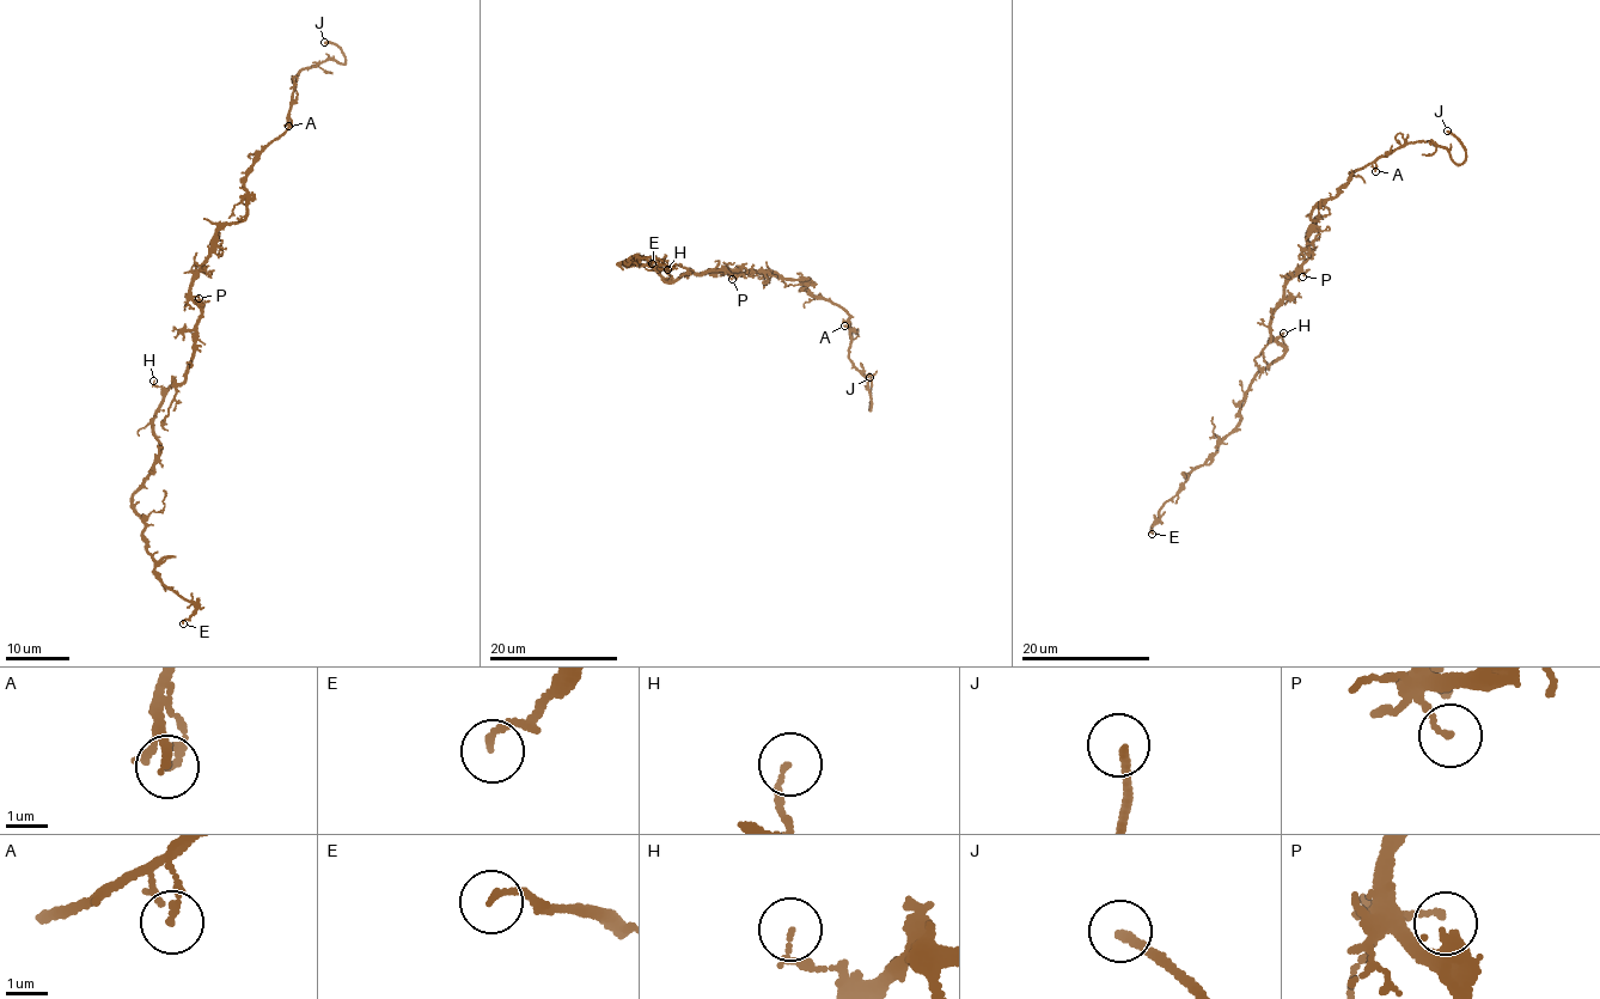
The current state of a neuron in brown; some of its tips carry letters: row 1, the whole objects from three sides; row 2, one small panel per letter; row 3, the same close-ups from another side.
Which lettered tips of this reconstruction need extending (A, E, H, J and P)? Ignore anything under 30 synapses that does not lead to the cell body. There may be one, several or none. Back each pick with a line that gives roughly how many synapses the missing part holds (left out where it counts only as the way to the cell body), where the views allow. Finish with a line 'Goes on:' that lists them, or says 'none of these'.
Goes on: J

